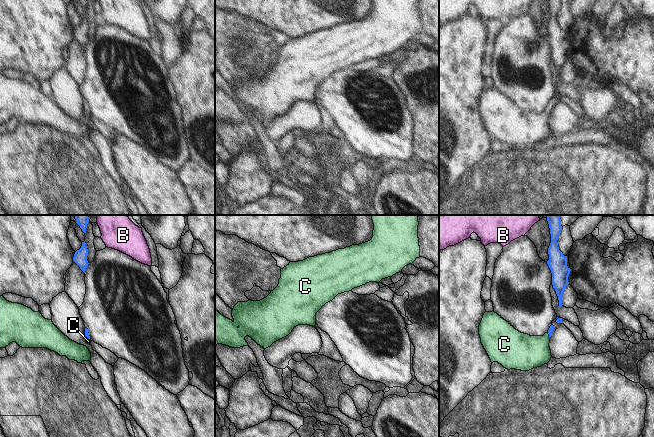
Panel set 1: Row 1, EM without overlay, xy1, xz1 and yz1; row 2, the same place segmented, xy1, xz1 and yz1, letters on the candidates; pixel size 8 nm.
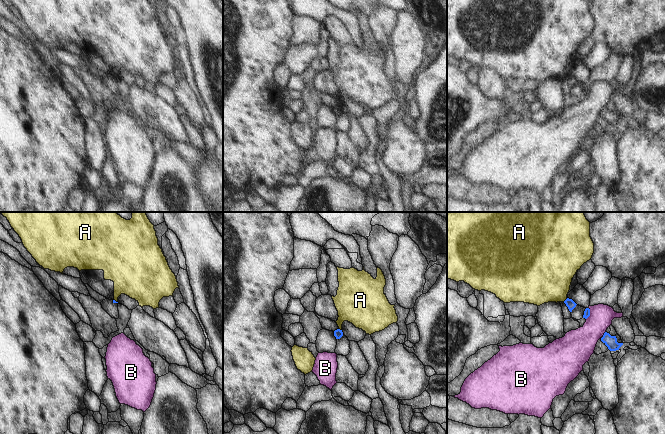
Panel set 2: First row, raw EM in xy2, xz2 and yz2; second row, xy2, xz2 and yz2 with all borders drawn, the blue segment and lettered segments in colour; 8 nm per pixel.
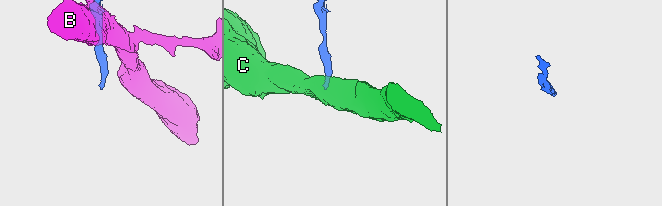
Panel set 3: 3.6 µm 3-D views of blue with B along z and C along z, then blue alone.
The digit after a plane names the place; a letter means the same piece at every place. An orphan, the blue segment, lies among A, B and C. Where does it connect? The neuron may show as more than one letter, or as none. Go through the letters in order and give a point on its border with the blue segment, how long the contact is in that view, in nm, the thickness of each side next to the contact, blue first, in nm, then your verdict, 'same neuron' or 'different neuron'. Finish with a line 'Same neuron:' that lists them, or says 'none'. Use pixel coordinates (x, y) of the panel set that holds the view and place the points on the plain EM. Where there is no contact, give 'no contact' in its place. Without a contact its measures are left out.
A: yz2 (566, 75) | 50 nm | 70/420 nm | different neuron
B: yz2 (604, 109) | 50 nm | 100/260 nm | different neuron
C: xy1 (87, 113) | 50 nm | 30/50 nm | same neuron
Same neuron: C

